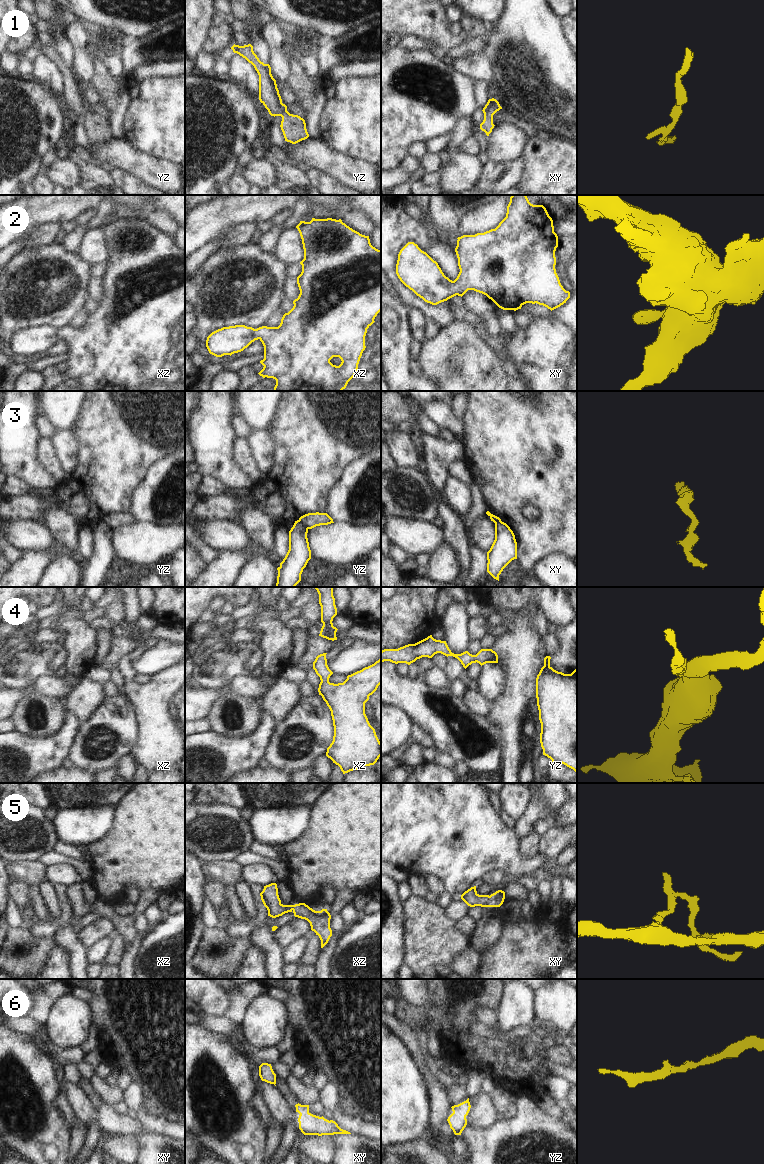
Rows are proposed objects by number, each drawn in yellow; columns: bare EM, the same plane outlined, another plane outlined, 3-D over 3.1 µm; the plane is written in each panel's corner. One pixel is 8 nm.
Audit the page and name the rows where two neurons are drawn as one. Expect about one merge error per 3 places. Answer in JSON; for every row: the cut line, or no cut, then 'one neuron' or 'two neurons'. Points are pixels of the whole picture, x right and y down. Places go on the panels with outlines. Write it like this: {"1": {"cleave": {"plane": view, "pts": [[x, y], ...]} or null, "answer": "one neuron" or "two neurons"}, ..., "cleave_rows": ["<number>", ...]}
{"1": {"cleave": null, "answer": "one neuron"}, "2": {"cleave": null, "answer": "one neuron"}, "3": {"cleave": {"plane": "yz", "pts": [[298, 520], [307, 529]]}, "answer": "two neurons"}, "4": {"cleave": null, "answer": "one neuron"}, "5": {"cleave": null, "answer": "one neuron"}, "6": {"cleave": null, "answer": "one neuron"}, "cleave_rows": ["3"]}

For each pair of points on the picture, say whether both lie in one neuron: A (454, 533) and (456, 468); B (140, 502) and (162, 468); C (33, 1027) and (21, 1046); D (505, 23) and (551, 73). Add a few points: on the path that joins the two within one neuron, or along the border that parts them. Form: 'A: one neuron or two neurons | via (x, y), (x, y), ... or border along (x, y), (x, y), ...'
A: two neurons | border along (462, 460), (456, 460), (448, 467), (448, 476)
B: one neuron | via (148, 494), (150, 487), (161, 476)
C: two neurons | border along (10, 1028), (26, 1034), (43, 1053)
D: one neuron | via (518, 36), (534, 50), (535, 55), (540, 60)

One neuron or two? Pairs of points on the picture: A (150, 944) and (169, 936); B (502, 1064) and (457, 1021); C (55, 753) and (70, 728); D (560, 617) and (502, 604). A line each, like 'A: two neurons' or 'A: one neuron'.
A: one neuron
B: one neuron
C: one neuron
D: one neuron

